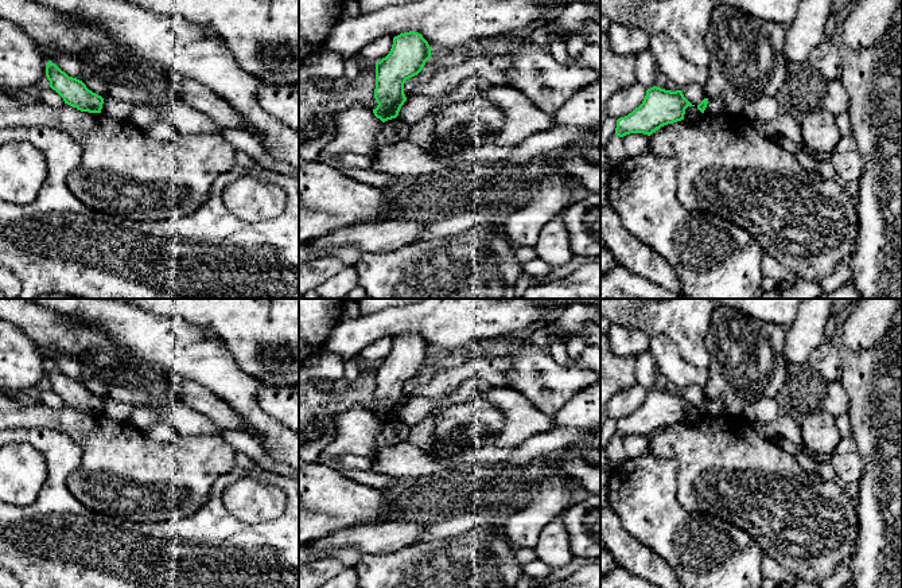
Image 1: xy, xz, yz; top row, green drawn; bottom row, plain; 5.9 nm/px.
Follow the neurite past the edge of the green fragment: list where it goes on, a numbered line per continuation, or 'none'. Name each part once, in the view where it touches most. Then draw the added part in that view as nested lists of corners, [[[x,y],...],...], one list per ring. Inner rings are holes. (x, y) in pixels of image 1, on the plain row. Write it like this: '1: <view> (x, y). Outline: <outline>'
none

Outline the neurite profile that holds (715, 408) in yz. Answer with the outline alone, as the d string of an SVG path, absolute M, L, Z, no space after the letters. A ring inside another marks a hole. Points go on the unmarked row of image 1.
M707 398L707 400L708 400L708 405L704 412L704 416L723 417L726 414L726 406L724 406L723 401L712 400L712 398Z

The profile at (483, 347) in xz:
M516 336L495 338L495 339L483 338L469 344L466 350L459 353L459 359L501 357L510 347L517 346L520 342L521 339Z

